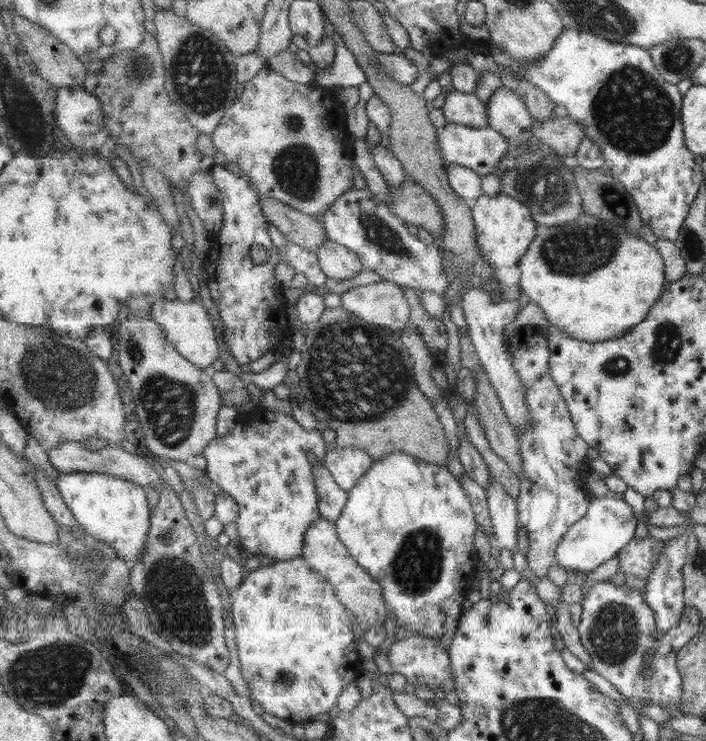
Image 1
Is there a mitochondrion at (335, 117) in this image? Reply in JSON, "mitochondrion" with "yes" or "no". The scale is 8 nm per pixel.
{"mitochondrion":"no"}

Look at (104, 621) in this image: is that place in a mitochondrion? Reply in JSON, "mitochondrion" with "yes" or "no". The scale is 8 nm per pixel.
{"mitochondrion":"no"}

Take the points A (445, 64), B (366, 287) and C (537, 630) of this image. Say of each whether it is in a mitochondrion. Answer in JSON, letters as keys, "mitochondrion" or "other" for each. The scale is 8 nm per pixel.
{"A":"other","B":"other","C":"other"}

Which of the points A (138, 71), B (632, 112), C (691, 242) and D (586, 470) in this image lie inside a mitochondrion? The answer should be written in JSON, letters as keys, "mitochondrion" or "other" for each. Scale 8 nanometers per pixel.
{"A":"mitochondrion","B":"mitochondrion","C":"mitochondrion","D":"other"}

